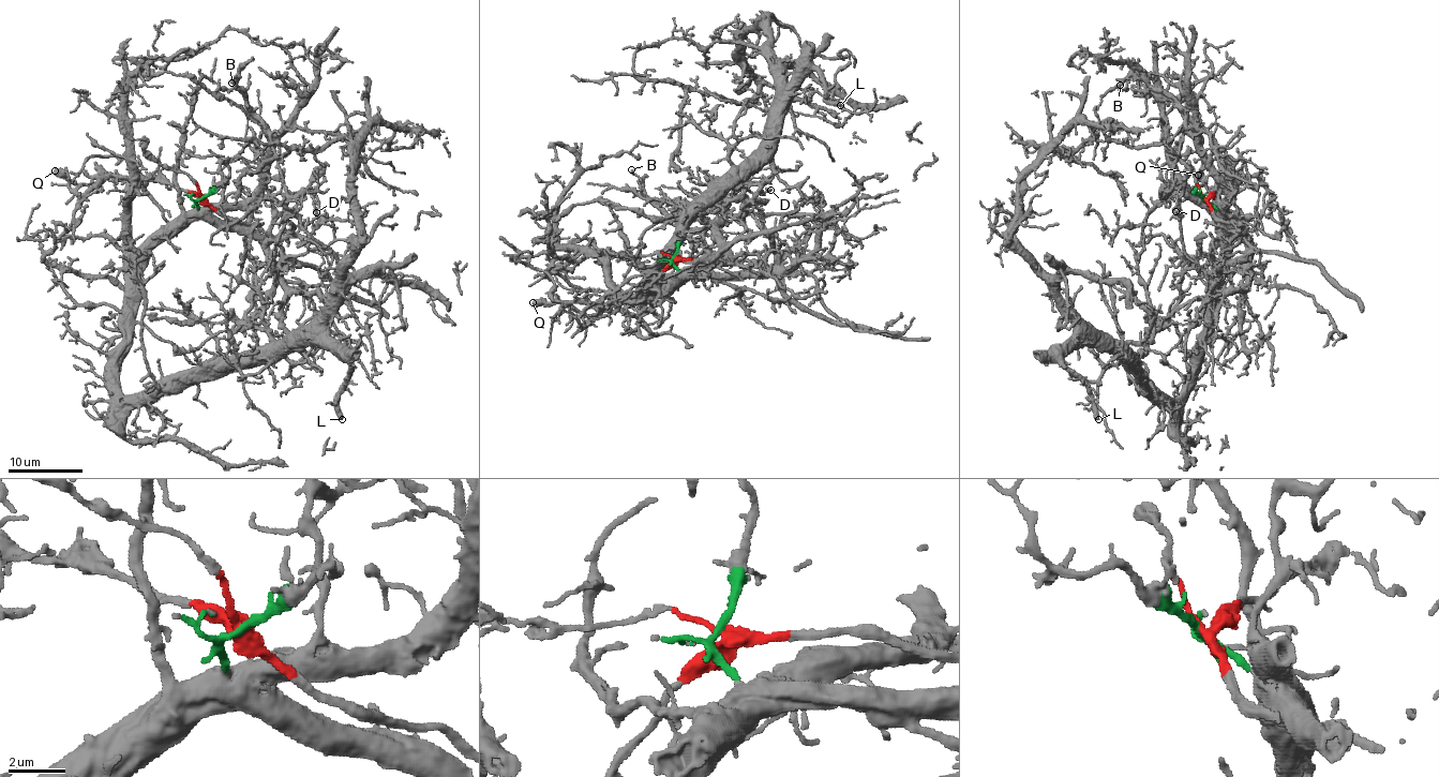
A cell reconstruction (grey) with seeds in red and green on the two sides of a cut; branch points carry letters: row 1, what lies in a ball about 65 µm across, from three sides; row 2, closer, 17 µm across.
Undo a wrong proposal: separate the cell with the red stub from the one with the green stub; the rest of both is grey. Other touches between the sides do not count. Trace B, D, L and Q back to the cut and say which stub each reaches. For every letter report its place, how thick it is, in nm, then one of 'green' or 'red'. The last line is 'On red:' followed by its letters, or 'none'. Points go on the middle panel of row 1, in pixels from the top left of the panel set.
B: at (631, 169); 140 nm thick; green
D: at (770, 190); 190 nm thick; green
L: at (840, 105); 420 nm thick; green
Q: at (533, 302); 600 nm thick; red
On red: Q

